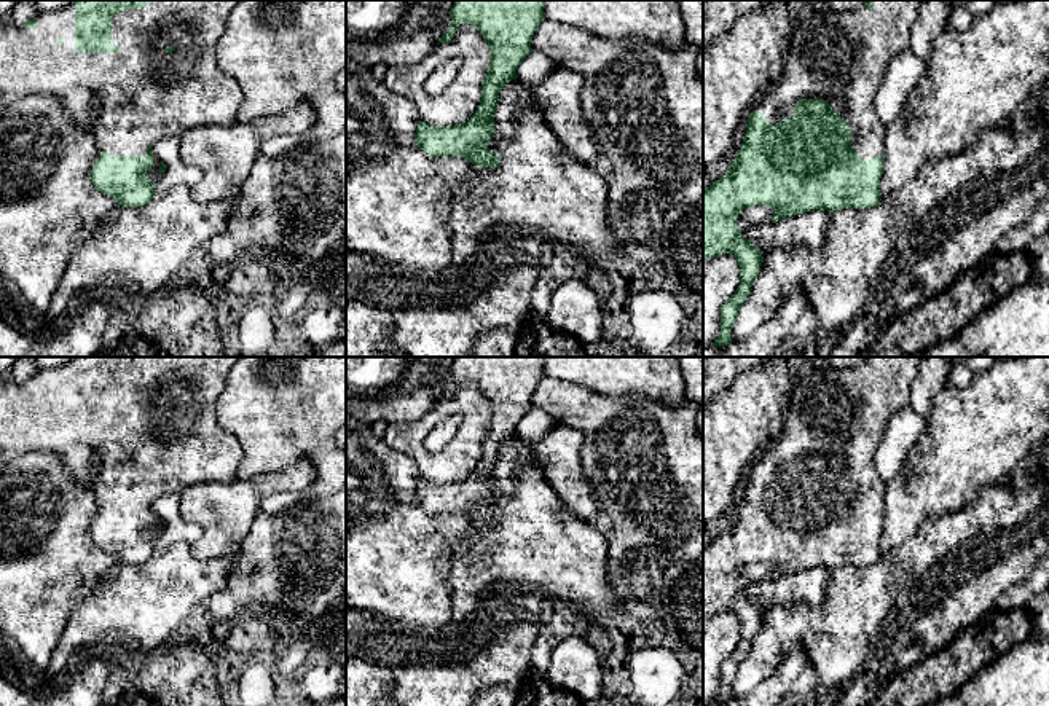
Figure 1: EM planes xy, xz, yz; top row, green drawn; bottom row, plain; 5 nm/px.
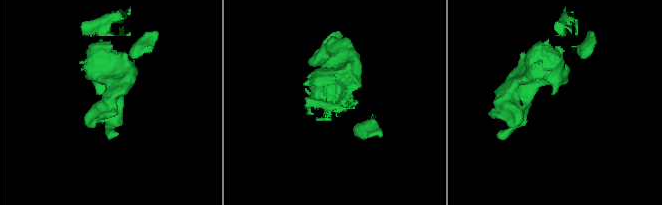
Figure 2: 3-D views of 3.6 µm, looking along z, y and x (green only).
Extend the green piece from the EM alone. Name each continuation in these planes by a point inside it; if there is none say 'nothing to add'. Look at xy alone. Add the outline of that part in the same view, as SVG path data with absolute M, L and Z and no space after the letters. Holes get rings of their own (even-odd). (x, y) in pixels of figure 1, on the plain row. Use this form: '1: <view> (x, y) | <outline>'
1: xy (144, 451) | M153 357L150 362L136 367L120 368L112 378L112 402L118 403L118 410L77 410L75 408L75 362L69 362L54 368L43 368L35 373L33 386L18 384L10 375L0 378L0 457L13 459L30 451L53 451L56 453L81 488L89 486L89 469L92 461L99 462L99 470L94 481L94 494L99 504L99 513L107 508L110 513L147 513L148 504L155 502L164 494L180 494L185 488L198 483L228 483L236 480L239 462L244 456L241 443L236 437L226 432L215 414L215 403L225 389L226 376L231 367L241 357ZM99 513L96 518L99 518Z

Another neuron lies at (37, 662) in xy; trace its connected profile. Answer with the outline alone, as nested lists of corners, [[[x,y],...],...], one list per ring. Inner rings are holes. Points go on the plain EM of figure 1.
[[[30,451],[13,459],[0,457],[0,634],[22,647],[21,661],[37,676],[48,668],[75,607],[96,593],[104,572],[116,564],[116,558],[94,545],[89,537],[99,513],[94,494],[97,470],[99,462],[94,457],[89,486],[81,488],[77,477],[53,451]]]

